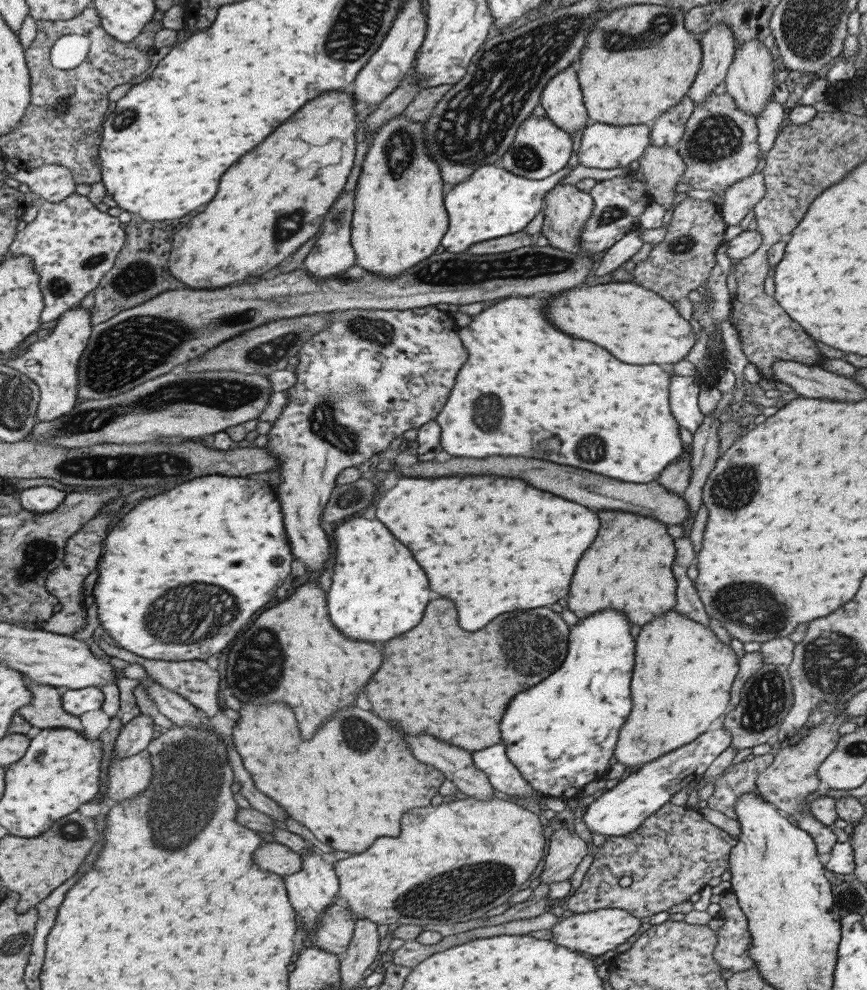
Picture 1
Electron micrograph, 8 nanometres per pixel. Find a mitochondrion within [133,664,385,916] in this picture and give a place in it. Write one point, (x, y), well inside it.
(349, 733)

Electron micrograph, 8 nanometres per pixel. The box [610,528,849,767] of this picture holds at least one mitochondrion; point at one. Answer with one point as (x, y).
(746, 605)

